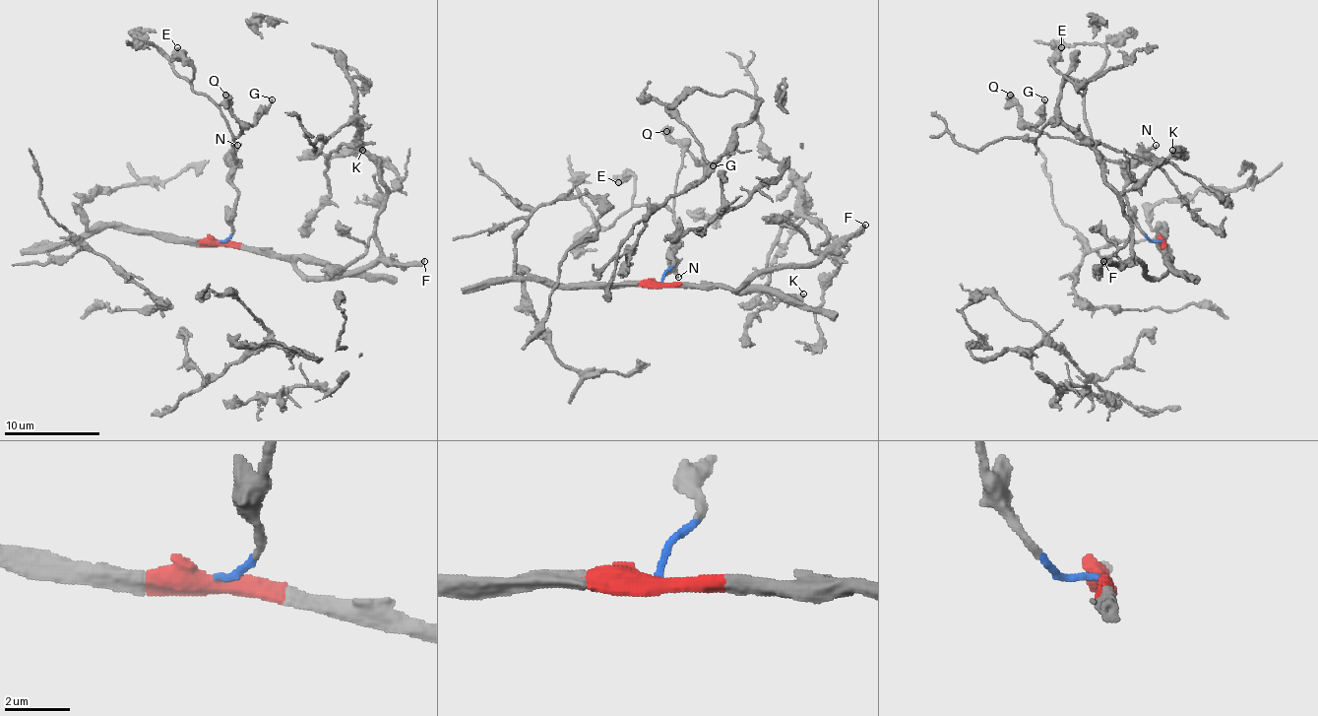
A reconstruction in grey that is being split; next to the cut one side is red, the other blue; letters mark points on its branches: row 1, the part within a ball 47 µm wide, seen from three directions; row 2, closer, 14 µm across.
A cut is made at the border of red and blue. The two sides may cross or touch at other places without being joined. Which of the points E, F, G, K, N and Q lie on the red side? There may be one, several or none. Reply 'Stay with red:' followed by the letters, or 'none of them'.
Stay with red: F, K

